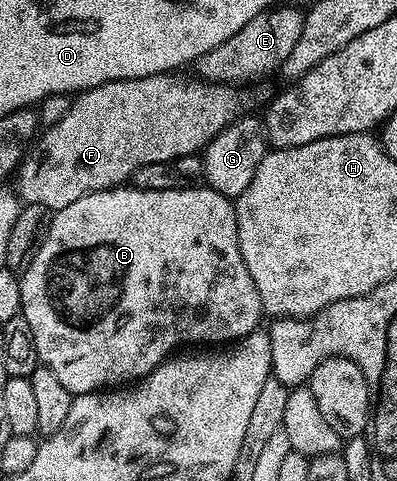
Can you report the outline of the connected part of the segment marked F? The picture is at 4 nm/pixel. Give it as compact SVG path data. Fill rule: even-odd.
M157 73L140 79L104 83L77 94L71 100L68 115L43 128L37 140L29 146L22 164L16 170L19 198L27 205L57 211L68 207L68 203L76 203L76 199L84 199L84 195L119 188L147 163L164 163L184 155L201 154L217 133L224 131L247 112L246 104L250 97L242 90L245 88L234 83L201 79L189 81L186 77L178 76L182 75Z

